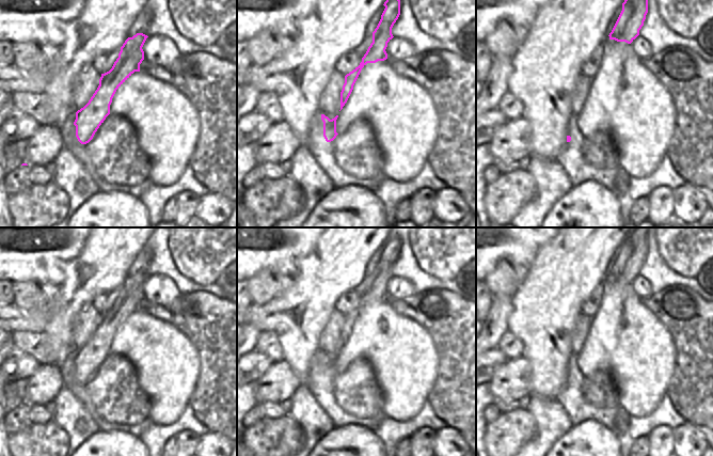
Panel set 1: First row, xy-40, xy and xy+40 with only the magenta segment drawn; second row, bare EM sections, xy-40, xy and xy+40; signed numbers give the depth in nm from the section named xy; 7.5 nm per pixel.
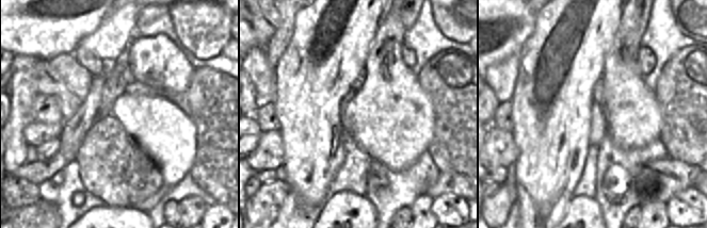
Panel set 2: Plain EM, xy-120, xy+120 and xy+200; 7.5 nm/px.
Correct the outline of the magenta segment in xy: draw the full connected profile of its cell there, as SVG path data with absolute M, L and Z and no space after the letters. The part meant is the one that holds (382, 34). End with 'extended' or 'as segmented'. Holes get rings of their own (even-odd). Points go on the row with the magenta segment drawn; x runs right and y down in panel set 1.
M386 0L383 5L385 9L381 19L373 32L373 43L362 58L360 65L345 76L345 83L340 92L340 110L347 103L362 68L367 63L376 63L387 59L385 49L387 43L394 37L392 28L400 15L400 0Z | as segmented

